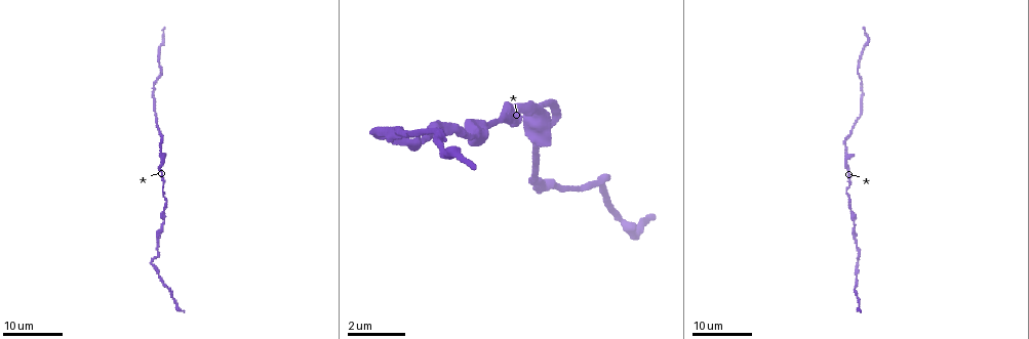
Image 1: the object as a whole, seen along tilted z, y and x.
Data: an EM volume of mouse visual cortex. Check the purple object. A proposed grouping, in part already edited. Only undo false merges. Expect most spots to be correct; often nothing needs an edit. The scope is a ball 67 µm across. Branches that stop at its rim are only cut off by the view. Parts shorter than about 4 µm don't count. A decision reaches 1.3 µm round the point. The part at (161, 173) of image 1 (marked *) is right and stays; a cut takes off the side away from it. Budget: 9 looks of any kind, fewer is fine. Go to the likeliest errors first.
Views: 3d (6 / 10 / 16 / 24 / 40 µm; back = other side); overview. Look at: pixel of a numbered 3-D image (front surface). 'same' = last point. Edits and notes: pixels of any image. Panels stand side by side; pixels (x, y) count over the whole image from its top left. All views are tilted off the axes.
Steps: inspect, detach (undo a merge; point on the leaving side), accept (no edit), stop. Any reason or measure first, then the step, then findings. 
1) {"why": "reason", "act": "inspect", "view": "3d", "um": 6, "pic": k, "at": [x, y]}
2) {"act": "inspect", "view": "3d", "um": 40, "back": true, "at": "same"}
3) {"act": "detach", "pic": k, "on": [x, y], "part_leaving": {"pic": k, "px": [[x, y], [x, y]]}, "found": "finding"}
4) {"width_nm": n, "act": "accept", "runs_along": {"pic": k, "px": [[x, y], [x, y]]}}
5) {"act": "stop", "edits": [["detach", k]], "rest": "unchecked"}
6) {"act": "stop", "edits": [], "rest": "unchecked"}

{"why": "thick turns thin", "act": "inspect", "view": "3d", "um": 24, "pic": 1, "at": [152, 263]}

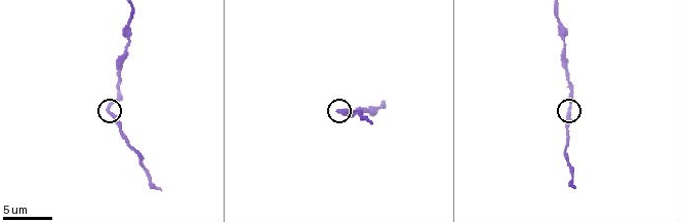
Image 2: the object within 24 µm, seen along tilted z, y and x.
{"why": "zoom in", "act": "inspect", "view": "3d", "um": 6, "pic": 2, "at": [570, 113]}

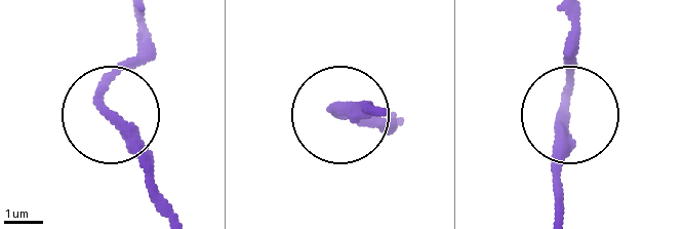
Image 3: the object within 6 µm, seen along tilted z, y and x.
{"width_nm": 230, "act": "accept", "runs_along": {"pic": 3, "px": [[570, 21], [556, 193]]}, "found": "continuous, no second neuron"}

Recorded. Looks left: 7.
{"why": "calibre changes", "act": "inspect", "view": "3d", "um": 10, "pic": 2, "at": [554, 13]}

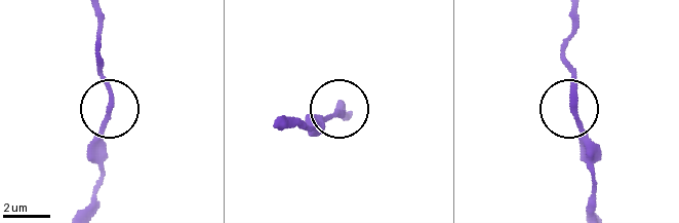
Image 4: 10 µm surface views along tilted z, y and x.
{"act": "accept", "runs_along": {"pic": 4, "px": [[573, 13], [562, 54], [586, 164]]}, "found": "all the same neuron"}

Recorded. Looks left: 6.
{"why": "side arm on a straight run", "act": "inspect", "view": "3d", "um": 24, "pic": 1, "at": [162, 153]}

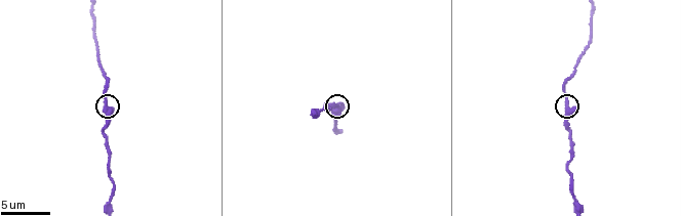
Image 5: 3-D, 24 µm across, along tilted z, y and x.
{"act": "inspect", "view": "3d", "um": 10, "pic": 5, "at": [107, 108]}

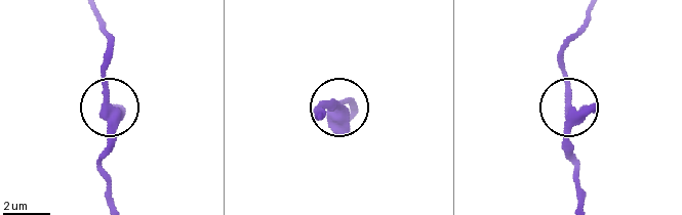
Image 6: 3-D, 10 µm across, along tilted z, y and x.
{"arms": 3, "act": "accept", "runs_along": {"pic": 6, "px": [[575, 180], [564, 43]]}, "found": "one neuron here"}

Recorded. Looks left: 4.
{"why": "narrows sharply", "act": "inspect", "view": "3d", "um": 16, "pic": 1, "at": [156, 76]}

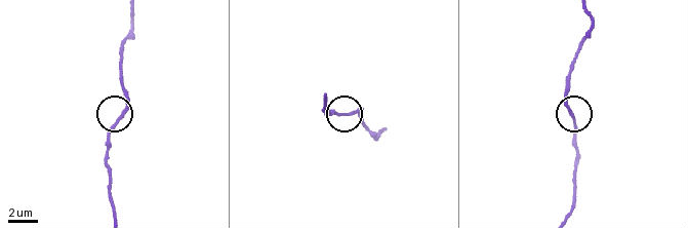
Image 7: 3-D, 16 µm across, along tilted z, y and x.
{"why": "closer look", "act": "inspect", "view": "3d", "um": 10, "pic": 7, "at": [349, 115]}

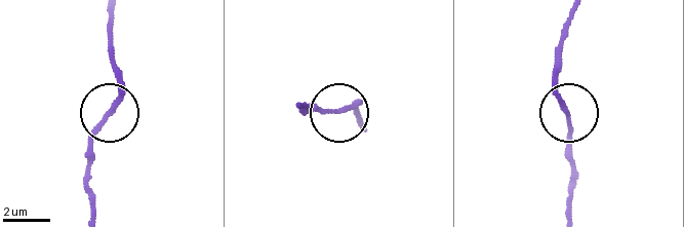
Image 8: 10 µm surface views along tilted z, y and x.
{"act": "accept", "runs_along": {"pic": 8, "px": [[566, 209], [572, 138], [555, 89], [557, 45]]}, "found": "one neuron here"}

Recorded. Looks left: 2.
{"act": "stop", "edits": [], "rest": "unchecked"}

